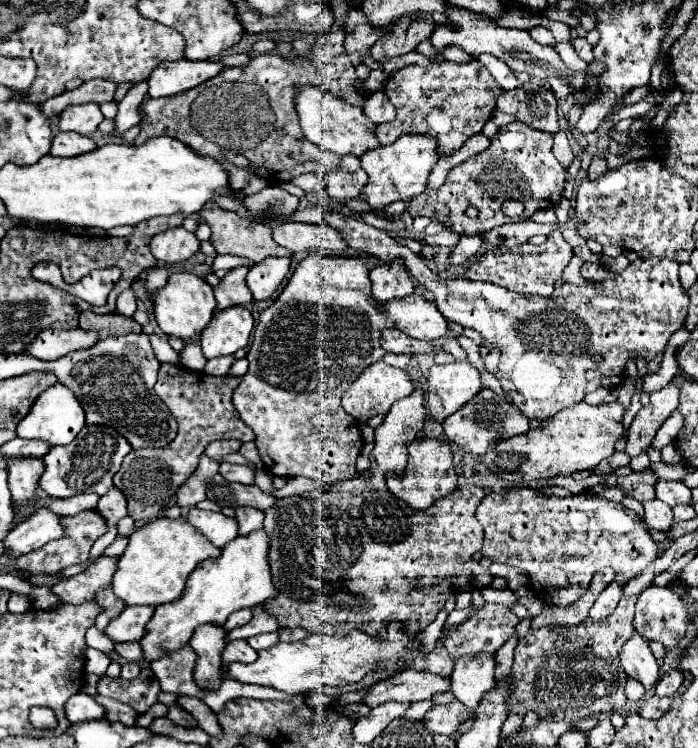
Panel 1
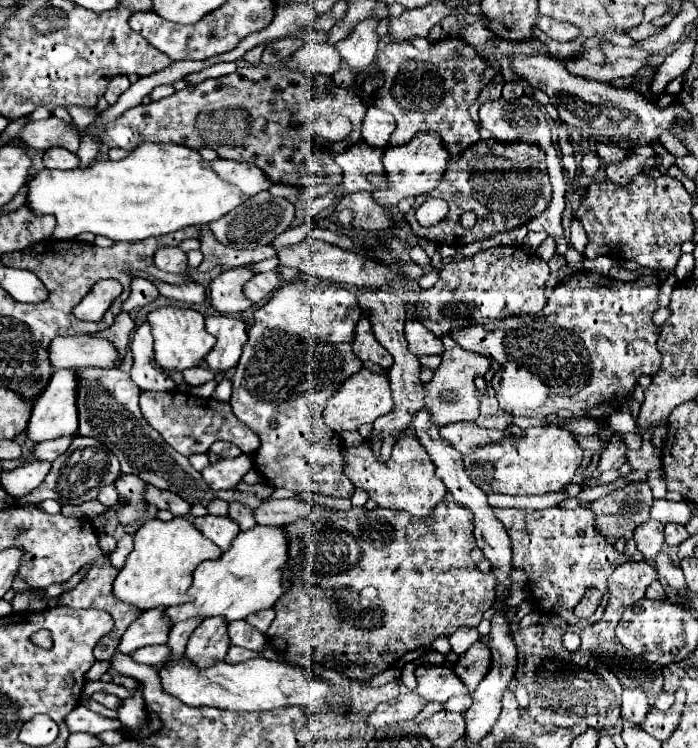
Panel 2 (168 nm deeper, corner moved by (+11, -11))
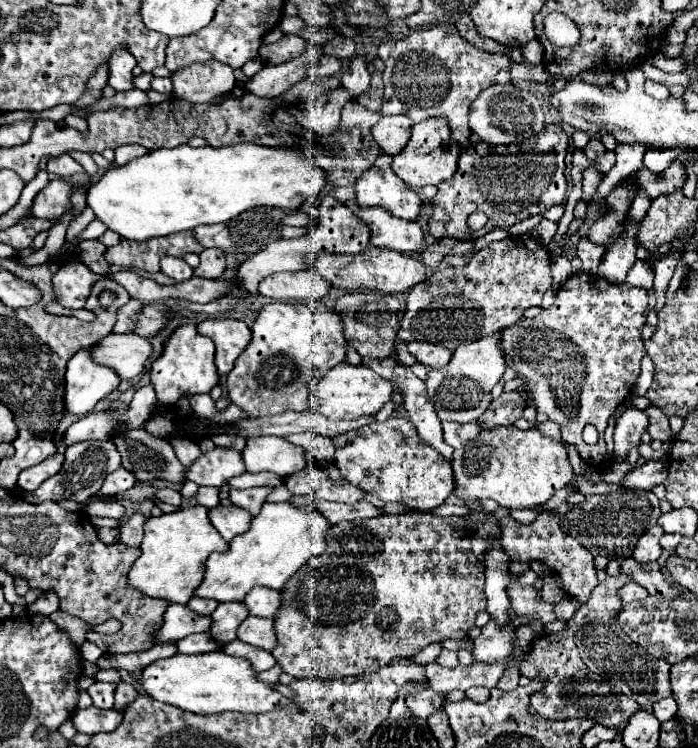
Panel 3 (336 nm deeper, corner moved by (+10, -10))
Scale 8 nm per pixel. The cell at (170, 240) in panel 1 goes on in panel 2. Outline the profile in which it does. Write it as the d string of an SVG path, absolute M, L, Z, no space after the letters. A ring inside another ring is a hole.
M164 246L154 254L154 264L164 272L186 272L188 258L178 246Z

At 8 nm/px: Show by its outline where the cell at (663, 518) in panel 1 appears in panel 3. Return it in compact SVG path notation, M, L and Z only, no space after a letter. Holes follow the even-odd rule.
M659 525L651 527L645 535L641 535L641 539L635 545L633 551L633 559L641 561L641 563L649 563L649 561L657 561L661 555L661 545L659 539L663 537L663 531Z

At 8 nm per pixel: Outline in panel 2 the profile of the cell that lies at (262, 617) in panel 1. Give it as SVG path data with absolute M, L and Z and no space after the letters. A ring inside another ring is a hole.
M268 608L268 610L264 610L264 612L256 612L256 614L252 614L252 616L246 618L246 622L252 624L252 626L254 626L258 632L262 632L262 634L268 632L272 620L274 620L274 612L272 612L272 608Z

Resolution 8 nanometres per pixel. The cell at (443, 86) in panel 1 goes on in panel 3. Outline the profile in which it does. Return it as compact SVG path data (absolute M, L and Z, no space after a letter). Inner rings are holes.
M439 23L429 29L417 29L399 41L385 41L379 45L379 57L385 61L383 81L383 115L405 113L413 123L427 117L445 117L449 121L453 139L469 145L469 105L481 89L495 83L495 75L501 69L509 69L513 81L537 81L551 79L543 65L529 67L525 63L511 63L507 55L491 55L469 45L455 29L453 23Z

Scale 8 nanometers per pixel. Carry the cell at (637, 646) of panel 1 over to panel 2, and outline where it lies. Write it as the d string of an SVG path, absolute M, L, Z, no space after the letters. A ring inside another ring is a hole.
M624 688L622 692L622 716L632 720L636 726L642 726L642 720L648 712L648 696L642 688Z

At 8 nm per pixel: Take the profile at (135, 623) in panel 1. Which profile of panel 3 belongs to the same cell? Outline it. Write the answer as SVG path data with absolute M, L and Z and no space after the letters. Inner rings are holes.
M169 605L163 625L157 631L157 645L183 639L191 633L205 633L211 629L211 617L193 613L187 605Z

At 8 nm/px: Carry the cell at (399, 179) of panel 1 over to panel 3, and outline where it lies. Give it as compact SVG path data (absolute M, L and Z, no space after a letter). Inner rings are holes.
M443 117L425 119L413 125L407 147L393 157L393 171L413 189L419 189L425 185L439 185L453 177L453 173L457 171L459 155L461 155L461 145L453 141L449 123Z

